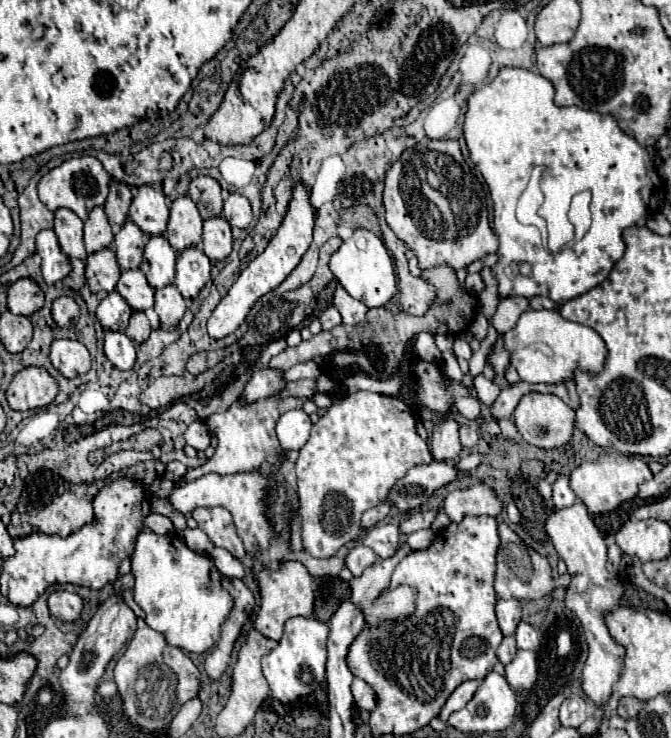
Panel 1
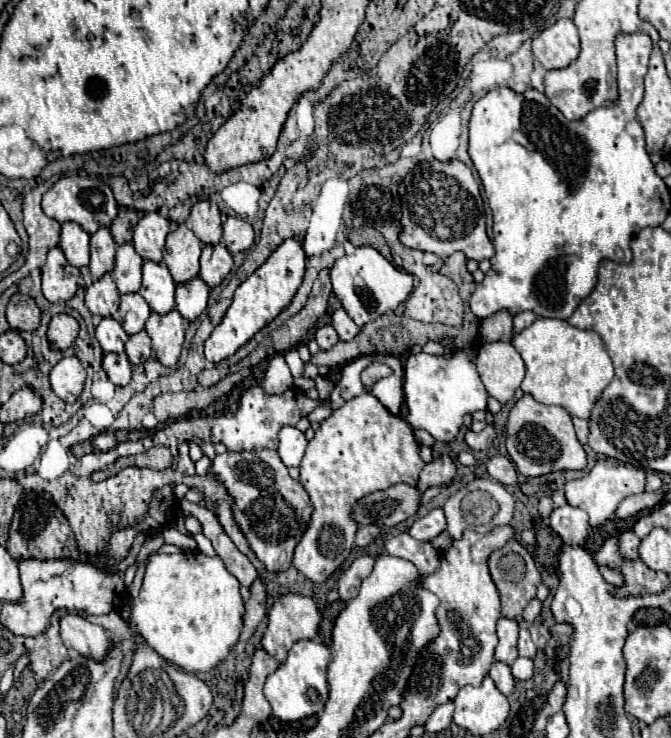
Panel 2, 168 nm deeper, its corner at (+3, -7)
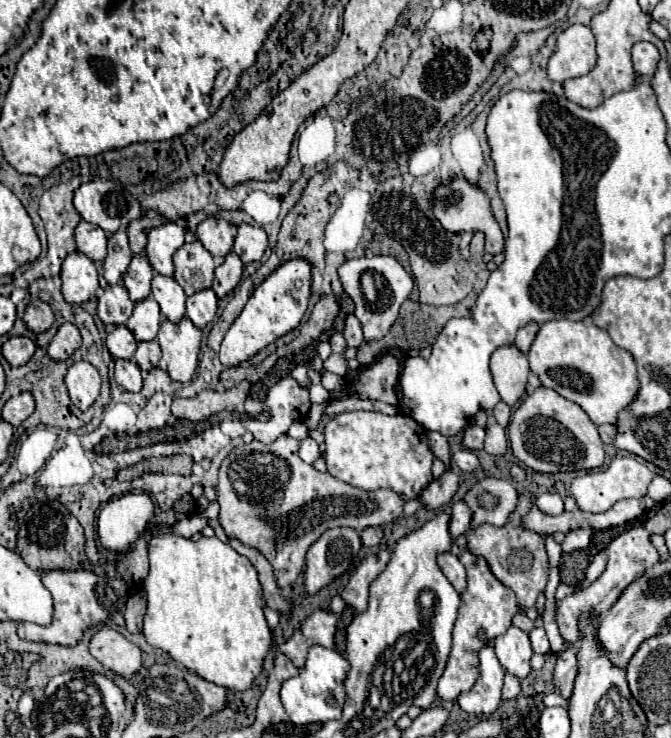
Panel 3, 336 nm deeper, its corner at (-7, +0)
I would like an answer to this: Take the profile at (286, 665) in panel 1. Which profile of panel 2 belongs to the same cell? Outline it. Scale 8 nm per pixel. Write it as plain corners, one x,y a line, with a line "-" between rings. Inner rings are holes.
298,641
292,645
288,659
266,679
264,695
272,705
272,715
280,721
300,721
304,717
312,717
320,713
328,701
328,685
326,685
326,667
332,659
330,649
318,641

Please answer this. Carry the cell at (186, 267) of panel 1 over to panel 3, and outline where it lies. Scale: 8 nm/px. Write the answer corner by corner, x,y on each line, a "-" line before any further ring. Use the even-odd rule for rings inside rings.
212,288
200,290
186,300
186,316
198,326
204,328
208,322
214,320
218,310
218,298

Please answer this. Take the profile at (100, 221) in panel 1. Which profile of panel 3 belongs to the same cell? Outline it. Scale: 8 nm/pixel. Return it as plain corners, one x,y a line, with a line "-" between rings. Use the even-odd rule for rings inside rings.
120,228
108,238
108,256
104,258
104,278
108,284
118,284
128,268
132,252
128,248
126,228

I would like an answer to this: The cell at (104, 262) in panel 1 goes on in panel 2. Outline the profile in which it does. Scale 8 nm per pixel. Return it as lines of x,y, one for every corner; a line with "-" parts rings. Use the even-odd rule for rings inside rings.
106,273
102,279
94,281
86,289
86,307
90,309
92,315
116,317
118,301
120,301
120,293
118,293
110,273

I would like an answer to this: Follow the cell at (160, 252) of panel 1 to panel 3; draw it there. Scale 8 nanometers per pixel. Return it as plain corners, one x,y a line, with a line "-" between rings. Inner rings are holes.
154,274
152,298
160,304
162,316
166,316
170,322
180,322
180,318
186,312
186,308
184,308
186,294
184,294
182,286
172,276

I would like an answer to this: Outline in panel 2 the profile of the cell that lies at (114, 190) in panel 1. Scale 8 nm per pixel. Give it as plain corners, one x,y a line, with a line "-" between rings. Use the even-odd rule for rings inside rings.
128,209
128,211
120,211
116,221
110,225
110,231
112,231
112,237
118,245
124,245
124,243
130,243
132,241
132,231
134,231
134,225
138,223
138,213
134,209

